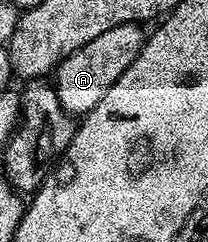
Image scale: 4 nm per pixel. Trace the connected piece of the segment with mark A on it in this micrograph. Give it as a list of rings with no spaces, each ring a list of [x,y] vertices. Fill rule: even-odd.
[[[127,22],[118,24],[118,28],[110,28],[110,32],[102,32],[102,36],[94,36],[90,44],[78,48],[68,58],[60,61],[60,65],[54,71],[54,89],[60,106],[68,114],[83,116],[91,112],[94,104],[106,96],[106,92],[134,64],[138,52],[144,46],[145,31],[137,23]]]

